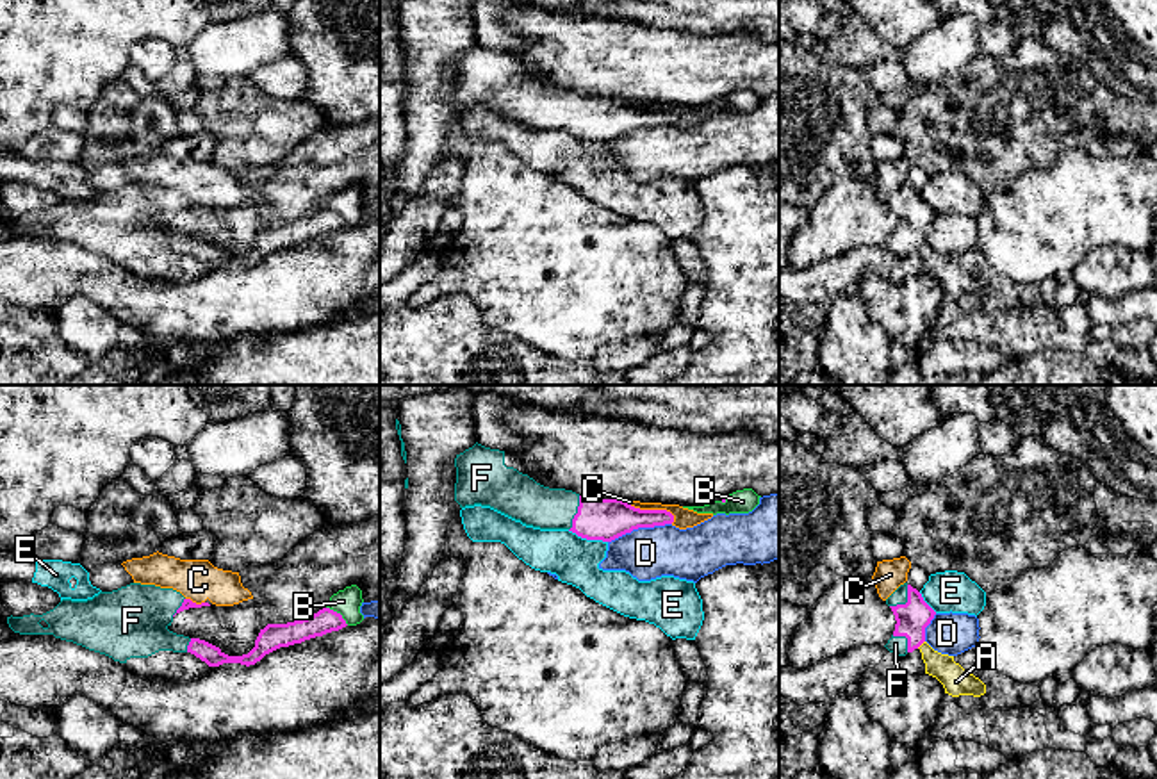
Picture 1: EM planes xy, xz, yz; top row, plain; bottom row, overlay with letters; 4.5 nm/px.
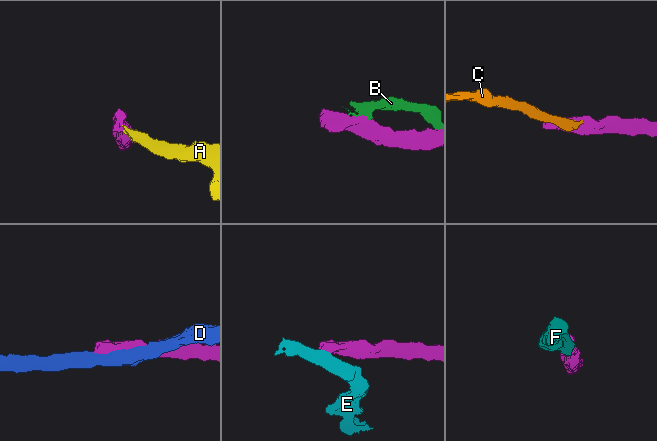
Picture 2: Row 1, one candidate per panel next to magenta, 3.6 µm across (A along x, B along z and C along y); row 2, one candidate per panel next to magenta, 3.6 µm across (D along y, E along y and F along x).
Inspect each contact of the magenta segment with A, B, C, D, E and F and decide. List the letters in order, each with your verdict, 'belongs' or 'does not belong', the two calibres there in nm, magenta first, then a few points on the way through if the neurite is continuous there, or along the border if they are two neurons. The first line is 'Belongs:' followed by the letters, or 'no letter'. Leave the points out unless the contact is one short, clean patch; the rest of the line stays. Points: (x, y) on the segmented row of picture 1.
Belongs: F
A: does not belong; calibres 150 and 130 nm; border yz (924, 640), (917, 647)
B: does not belong; calibres 110 and 120 nm
C: does not belong; calibres 190 and 90 nm
D: does not belong; calibres 190 and 240 nm
E: does not belong; calibres 190 and 220 nm; border xz (567, 530), (607, 542)
F: belongs; calibres 190 and 200 nm; way xz (598, 519), (576, 514), (525, 500)

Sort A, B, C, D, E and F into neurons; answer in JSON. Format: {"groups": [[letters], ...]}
{"groups": [["A"], ["B", "C"], ["D"], ["E"], ["F"]]}

